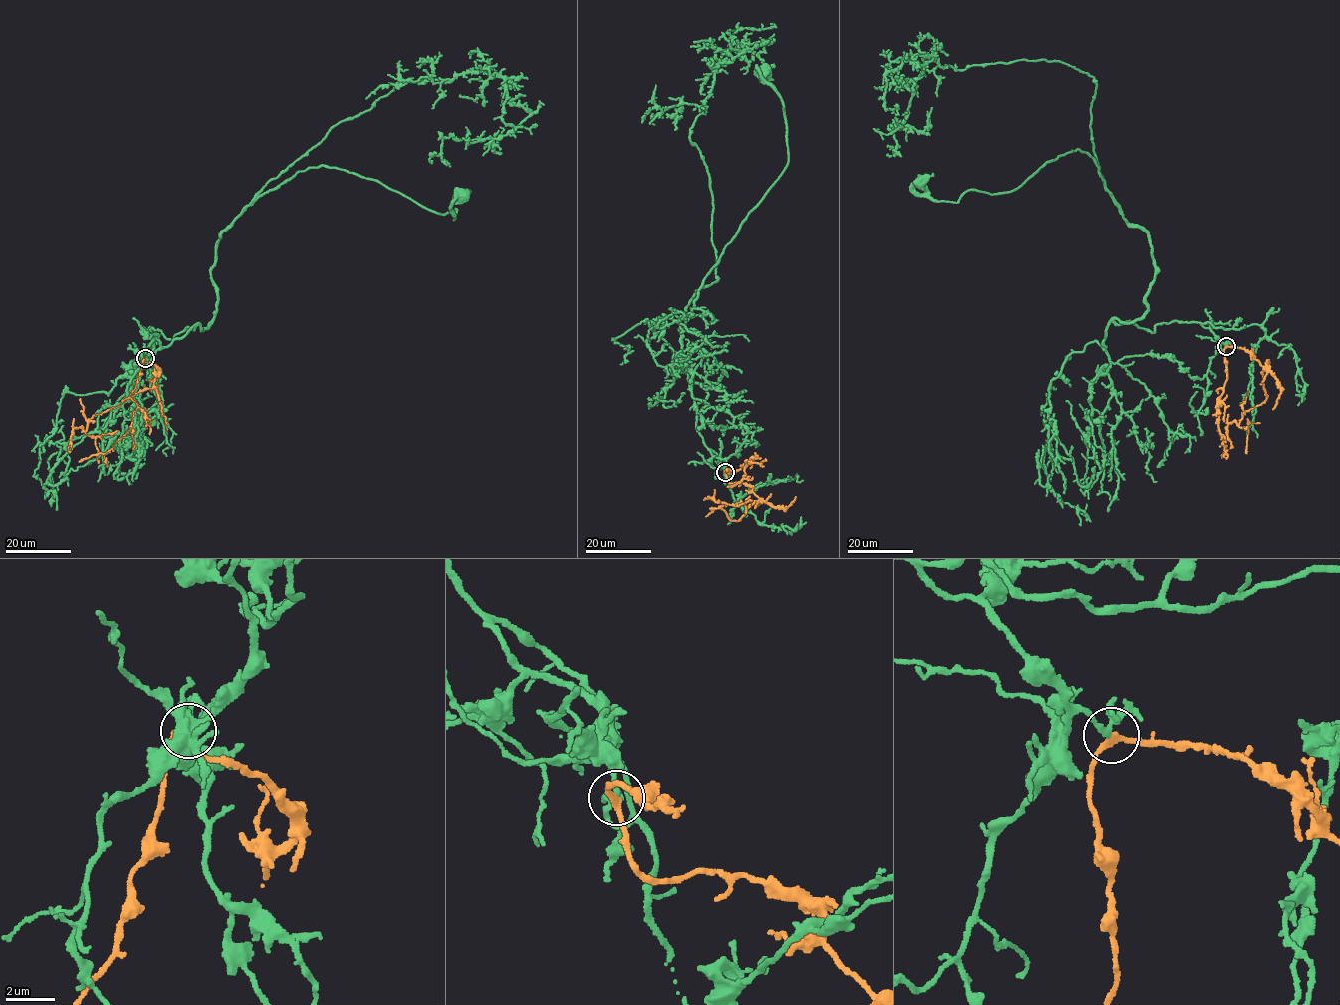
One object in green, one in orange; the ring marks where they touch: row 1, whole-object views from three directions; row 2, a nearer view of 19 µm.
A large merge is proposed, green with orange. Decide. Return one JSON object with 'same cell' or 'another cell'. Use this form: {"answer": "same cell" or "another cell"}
{"answer": "same cell"}

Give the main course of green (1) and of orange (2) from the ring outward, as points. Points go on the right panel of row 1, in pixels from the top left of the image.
1: (1226, 346), (1199, 322), (1113, 321), (1141, 317), (1156, 270), (1150, 236), (1086, 152), (957, 202), (920, 181)
2: (1226, 346), (1243, 348), (1262, 366), (1267, 398), (1243, 413), (1238, 424), (1228, 423), (1230, 448)

